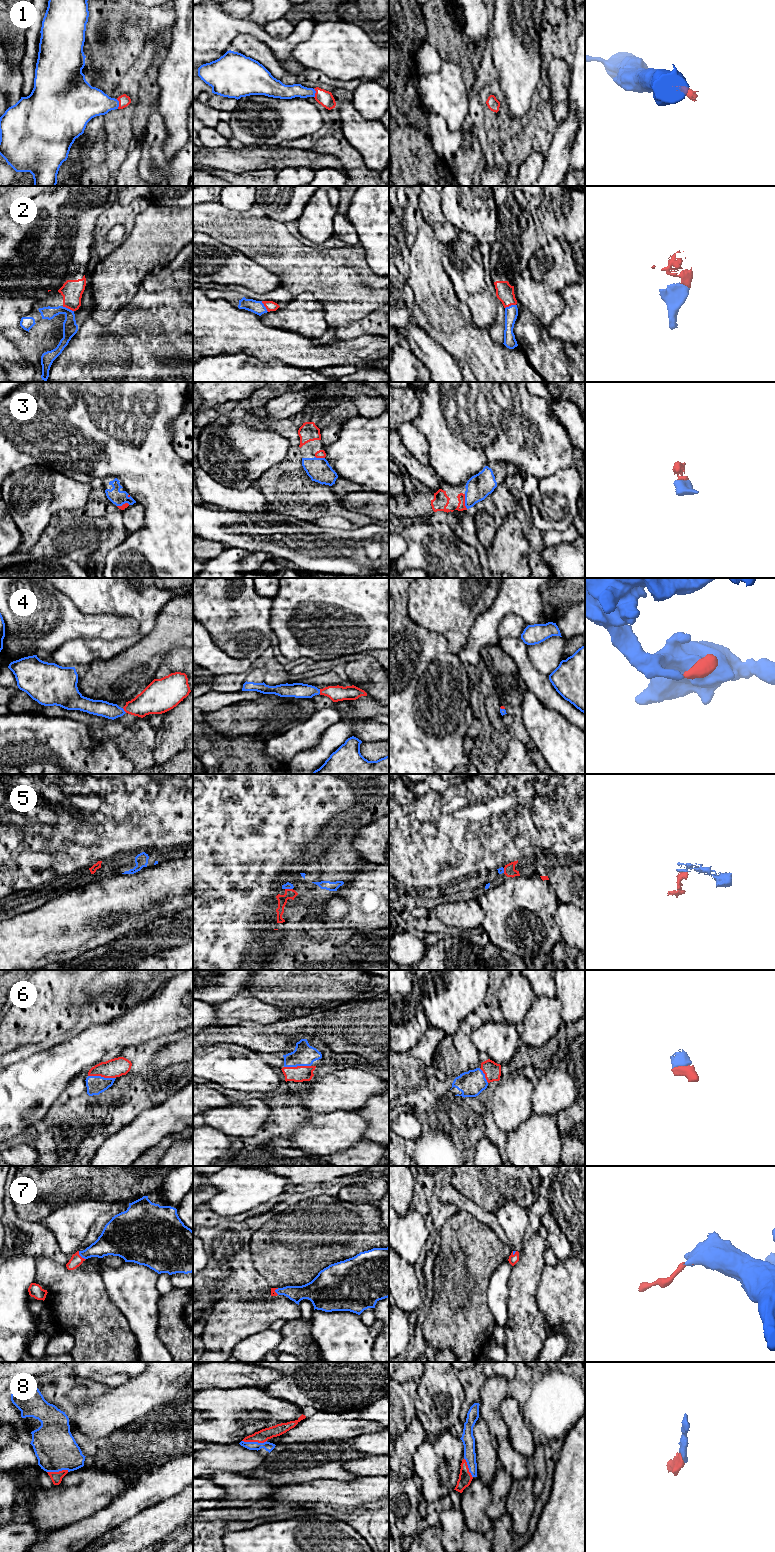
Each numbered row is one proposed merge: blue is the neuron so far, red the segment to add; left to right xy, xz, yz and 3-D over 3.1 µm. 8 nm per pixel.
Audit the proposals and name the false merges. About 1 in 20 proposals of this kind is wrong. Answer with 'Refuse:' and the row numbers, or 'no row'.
Refuse: no row

